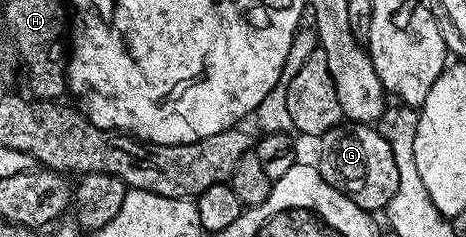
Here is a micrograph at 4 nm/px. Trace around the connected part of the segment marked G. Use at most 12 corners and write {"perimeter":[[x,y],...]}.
{"perimeter":[[370,124],[328,129],[317,168],[357,207],[397,191],[393,147]]}

